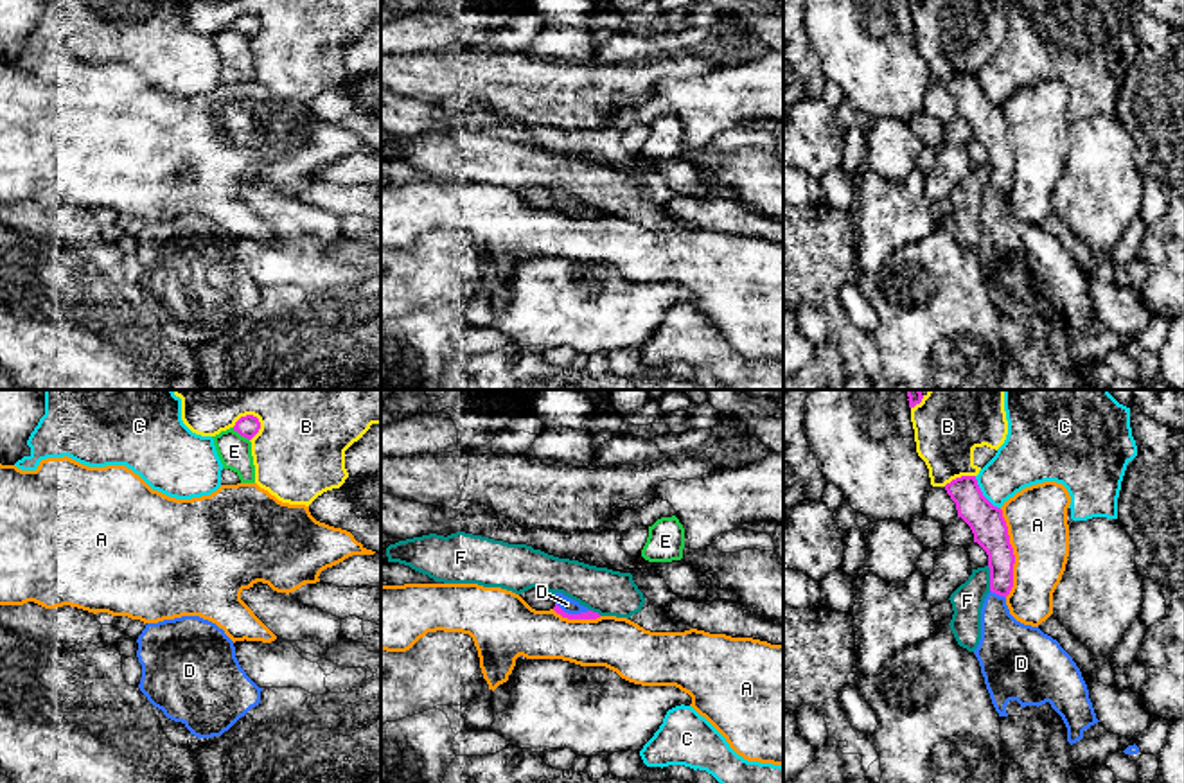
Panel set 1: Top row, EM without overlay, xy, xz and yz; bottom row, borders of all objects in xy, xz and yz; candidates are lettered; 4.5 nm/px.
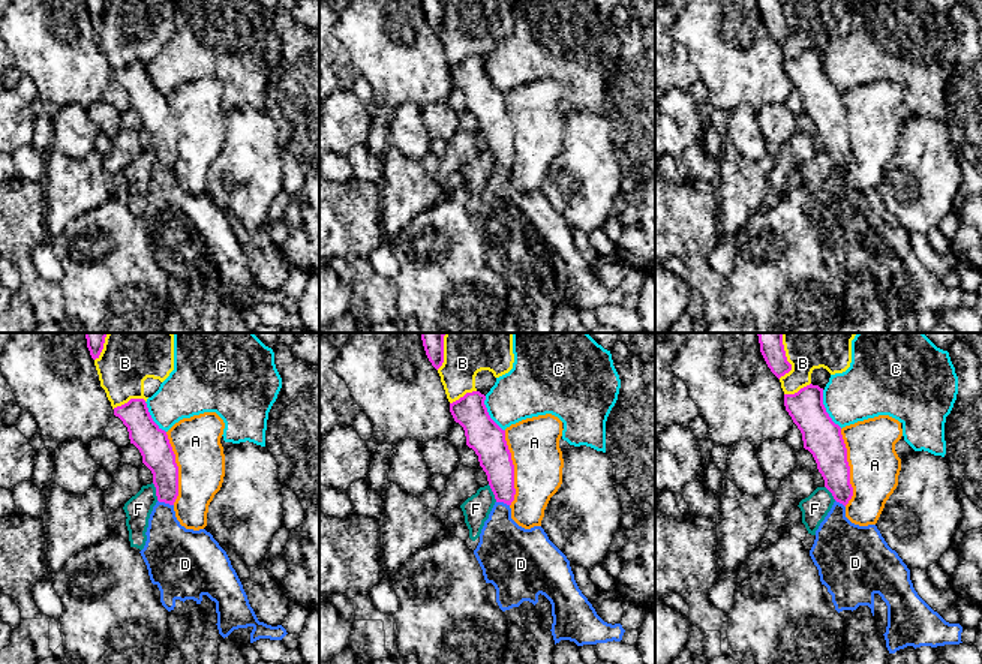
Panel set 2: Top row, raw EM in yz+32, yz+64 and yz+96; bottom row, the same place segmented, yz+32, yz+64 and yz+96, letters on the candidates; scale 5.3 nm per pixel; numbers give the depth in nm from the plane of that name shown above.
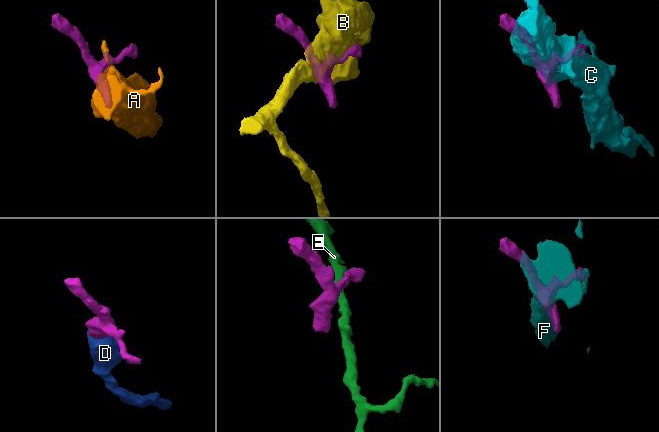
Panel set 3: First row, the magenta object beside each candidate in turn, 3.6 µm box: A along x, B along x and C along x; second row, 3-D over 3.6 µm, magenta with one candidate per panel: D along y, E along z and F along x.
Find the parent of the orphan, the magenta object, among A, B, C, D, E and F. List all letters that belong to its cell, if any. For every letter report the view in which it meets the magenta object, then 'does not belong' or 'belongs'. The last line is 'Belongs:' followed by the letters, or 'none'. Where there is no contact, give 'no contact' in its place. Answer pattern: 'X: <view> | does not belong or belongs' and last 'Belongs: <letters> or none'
A: yz | does not belong
B: xy | does not belong
C: yz | does not belong
D: xz | belongs
E: xy | does not belong
F: yz | does not belong
Belongs: D

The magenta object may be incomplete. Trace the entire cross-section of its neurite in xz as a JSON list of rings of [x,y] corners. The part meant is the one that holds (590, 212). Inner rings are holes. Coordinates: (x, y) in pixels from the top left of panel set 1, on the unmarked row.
[[[562,190],[553,192],[555,205],[553,208],[568,217],[596,217],[600,216],[598,210],[589,208],[588,205],[580,203],[579,199],[564,194]]]

